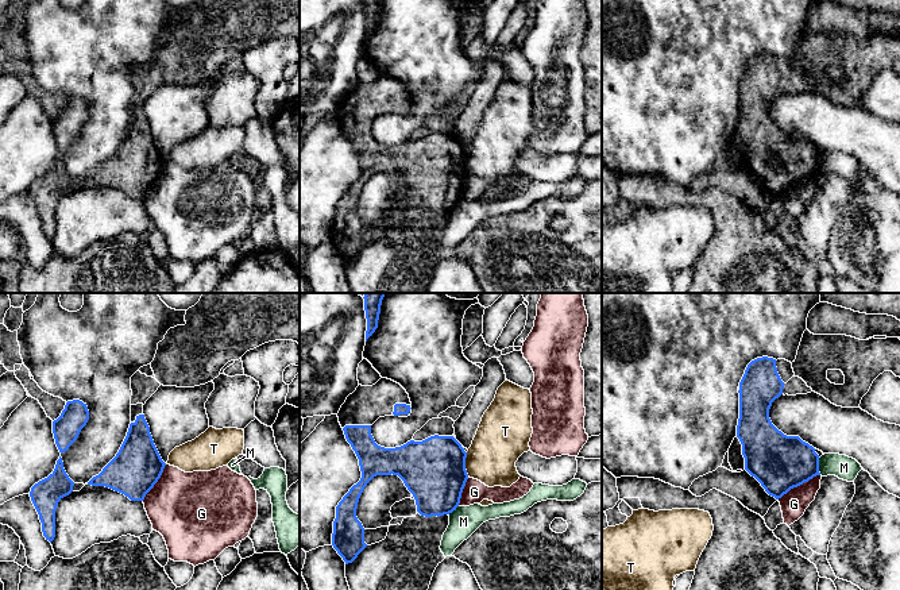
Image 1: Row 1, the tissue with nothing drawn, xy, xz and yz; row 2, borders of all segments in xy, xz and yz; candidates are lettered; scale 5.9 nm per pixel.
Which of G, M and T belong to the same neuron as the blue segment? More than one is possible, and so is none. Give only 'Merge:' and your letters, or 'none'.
Merge: none

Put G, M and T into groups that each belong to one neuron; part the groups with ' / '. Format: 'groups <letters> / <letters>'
groups G / M / T

